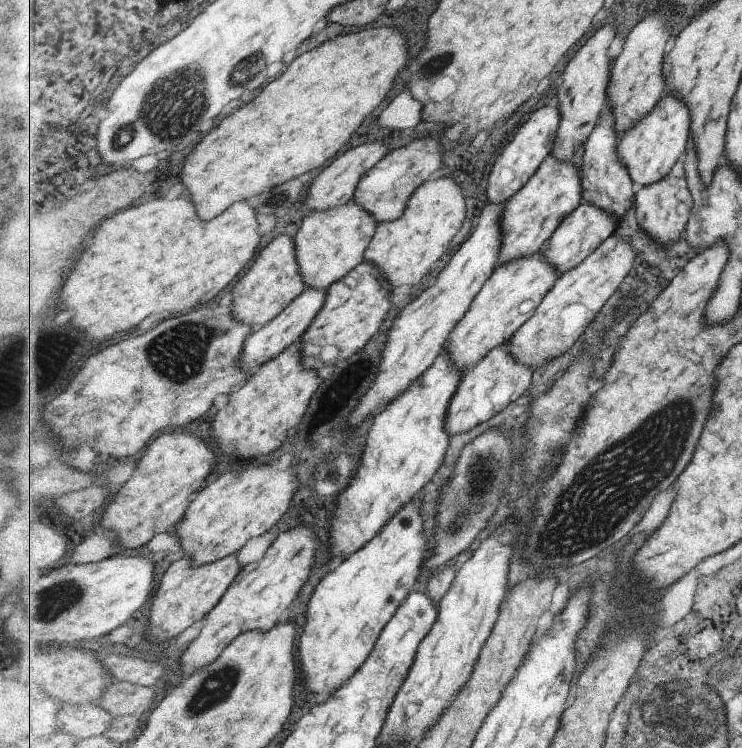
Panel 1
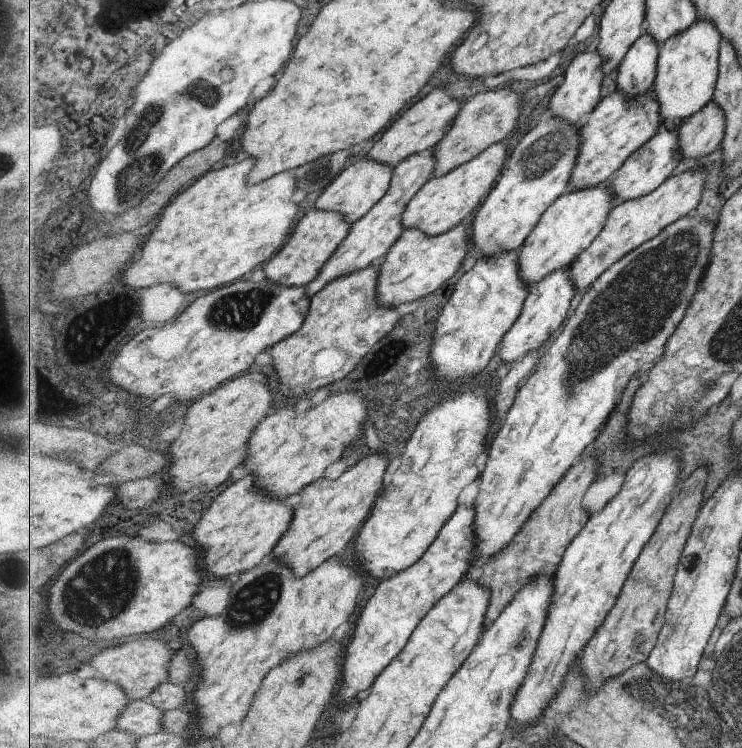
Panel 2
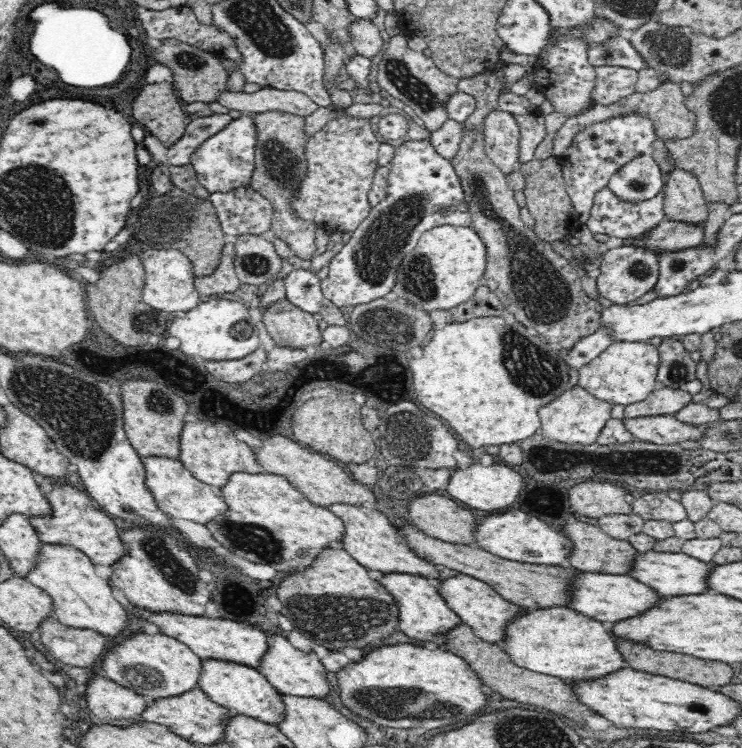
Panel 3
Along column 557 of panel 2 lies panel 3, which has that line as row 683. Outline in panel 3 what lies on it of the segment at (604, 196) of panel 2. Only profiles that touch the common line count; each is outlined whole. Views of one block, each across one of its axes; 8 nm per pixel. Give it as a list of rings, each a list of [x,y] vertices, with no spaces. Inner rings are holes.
[[[212,659],[203,660],[203,664],[206,667],[203,668],[199,686],[216,704],[232,711],[234,715],[244,715],[266,724],[279,726],[286,719],[288,706],[284,695],[272,686],[259,669]]]

